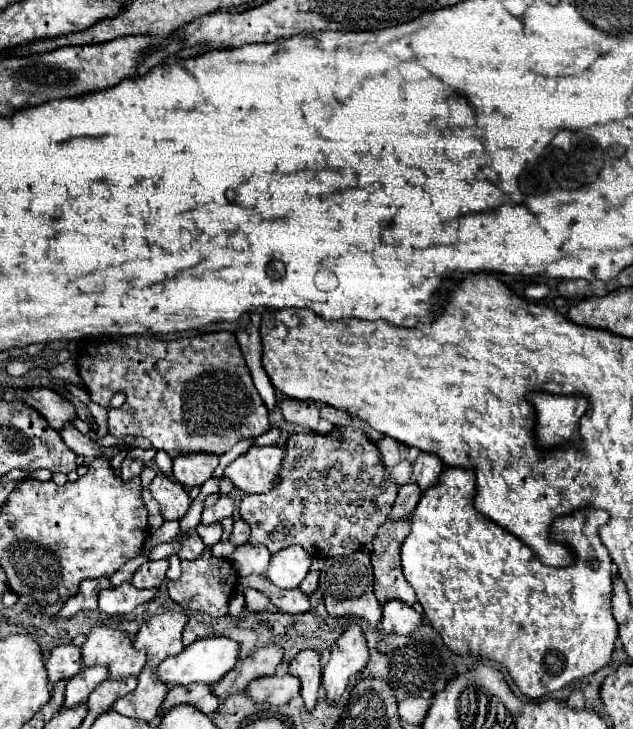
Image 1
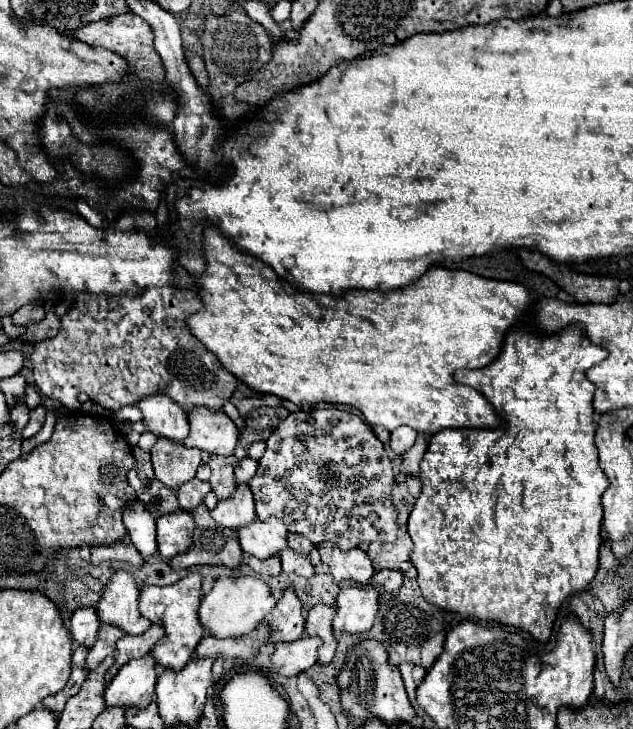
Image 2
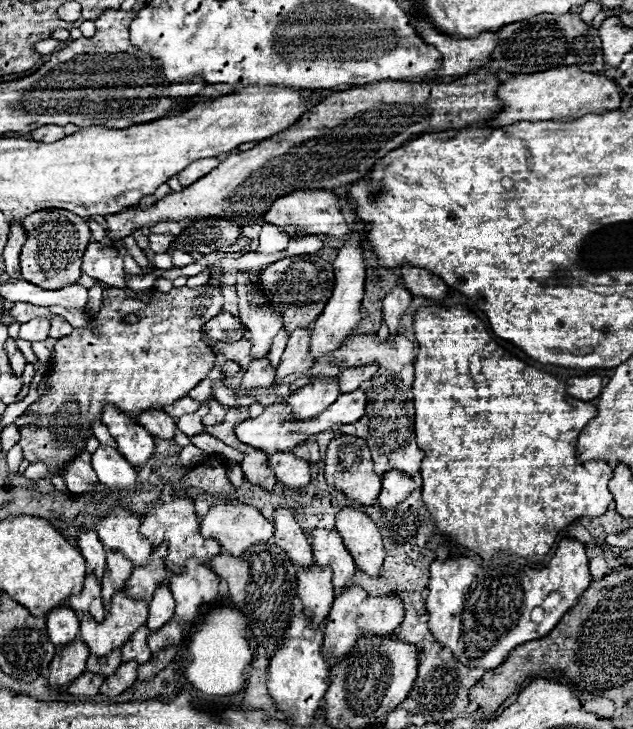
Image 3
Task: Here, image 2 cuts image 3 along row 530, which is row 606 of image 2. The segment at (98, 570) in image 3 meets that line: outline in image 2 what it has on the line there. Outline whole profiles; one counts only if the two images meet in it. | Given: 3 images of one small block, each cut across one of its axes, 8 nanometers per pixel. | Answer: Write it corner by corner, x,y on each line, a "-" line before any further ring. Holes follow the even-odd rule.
94,606
78,608
72,614
72,624
70,624
70,632
72,632
74,644
92,648
92,644
96,642
98,626
100,626
100,620
98,620
98,614
96,614

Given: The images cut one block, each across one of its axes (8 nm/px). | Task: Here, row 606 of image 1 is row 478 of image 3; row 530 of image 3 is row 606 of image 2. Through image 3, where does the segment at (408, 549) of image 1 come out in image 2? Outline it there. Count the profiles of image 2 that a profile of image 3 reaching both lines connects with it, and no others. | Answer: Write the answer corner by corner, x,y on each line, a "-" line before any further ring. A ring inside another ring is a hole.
518,322
506,332
506,340
502,346
502,352
494,362
490,362
486,368
480,370
456,370
454,380
458,384
466,384
474,390
478,390
496,414
500,416
498,428
474,428
474,430
442,430
430,438
428,450
420,464
420,482
422,492
420,498
408,518
408,534
414,542
414,550
410,552
410,560
418,570
418,584
422,590
422,596
444,610
464,614
472,620
486,620
486,622
500,622
514,628
522,628
530,632
536,640
546,642
550,638
558,608
562,606
562,600
572,596
574,592
586,590
588,584
594,580
596,568
598,568
598,546
602,542
600,538
600,526
602,526
602,492
608,488
606,474
598,466
598,454
594,446
594,408
592,398
596,386
586,378
586,370
600,364
608,356
606,348
596,346
590,342
590,338
584,332
582,324
572,324
556,334
544,334
538,332
534,326

